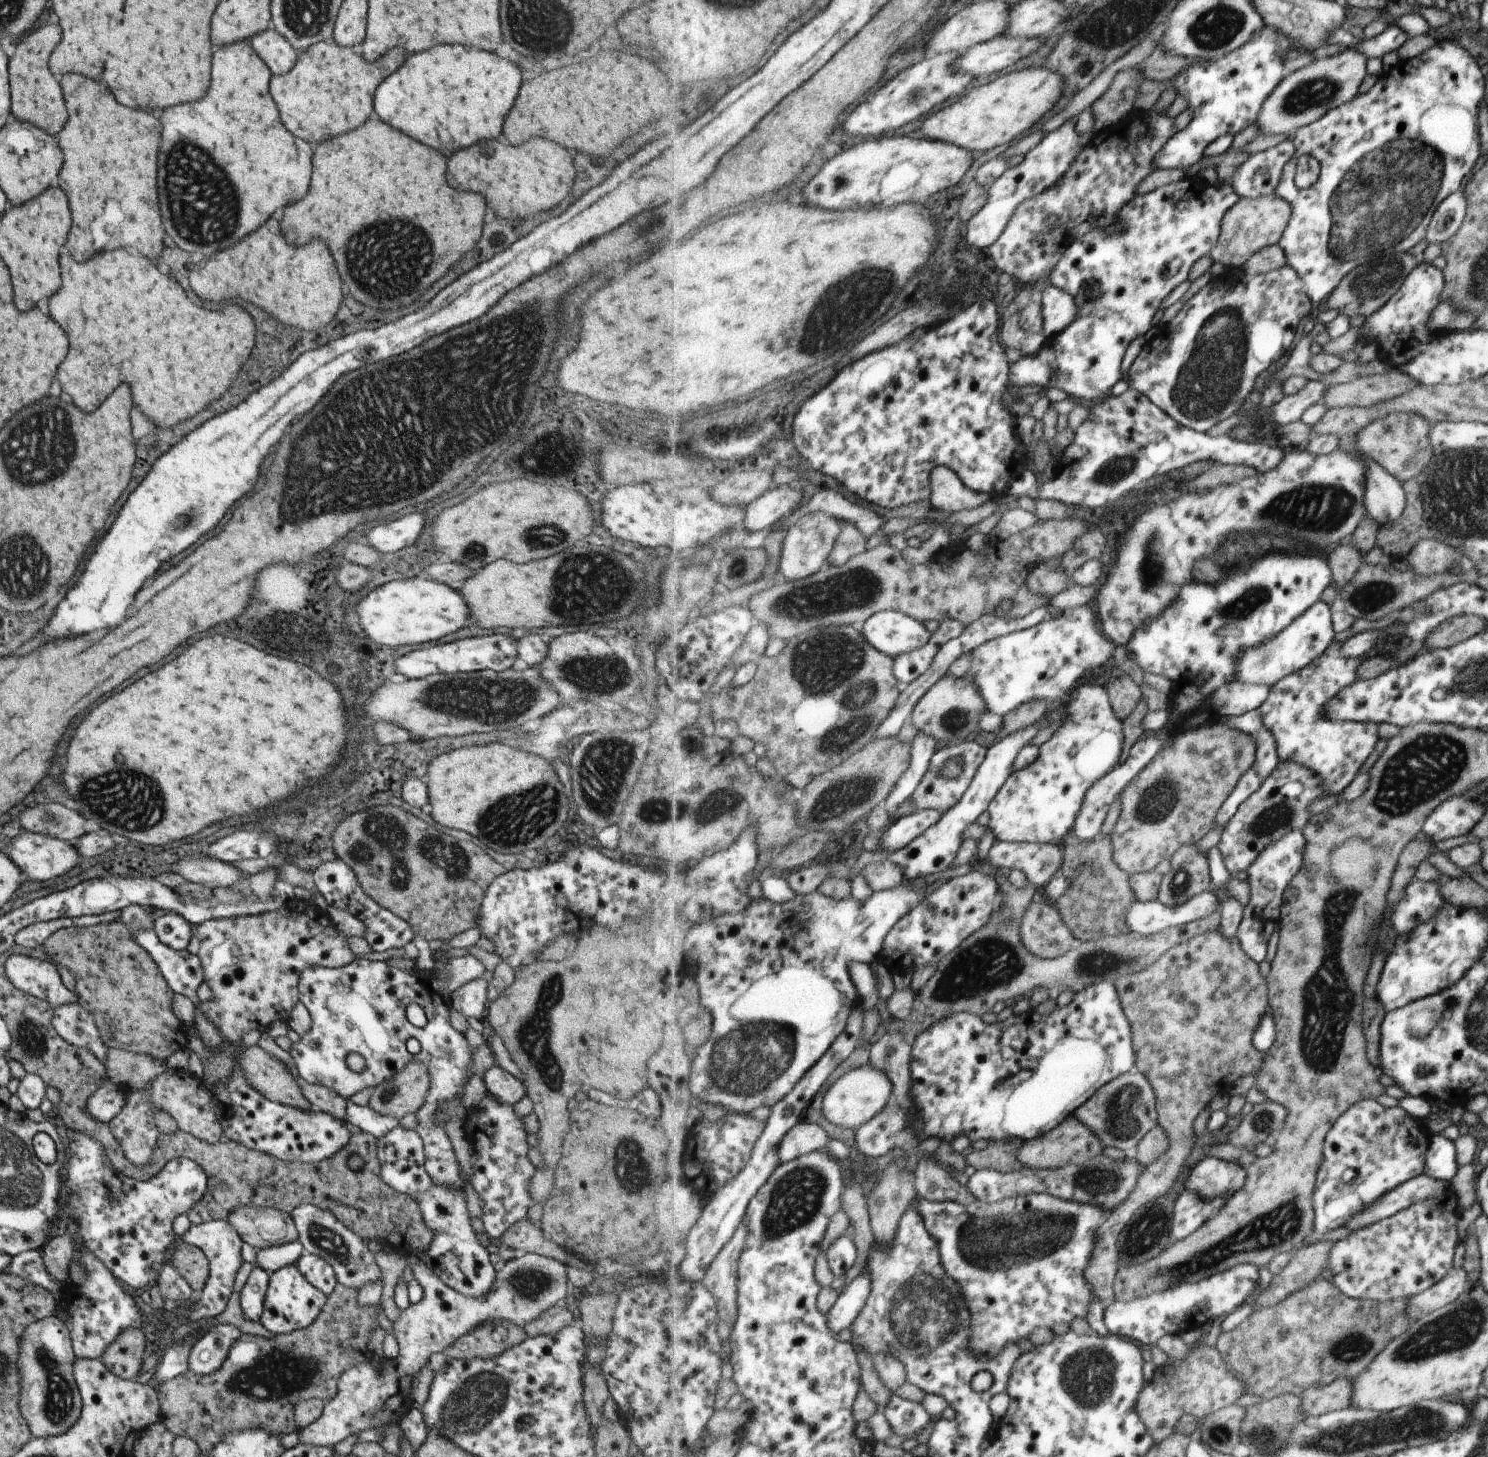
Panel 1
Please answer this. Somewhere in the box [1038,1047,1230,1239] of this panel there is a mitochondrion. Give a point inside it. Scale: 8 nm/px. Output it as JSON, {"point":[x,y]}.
{"point":[1127,1110]}

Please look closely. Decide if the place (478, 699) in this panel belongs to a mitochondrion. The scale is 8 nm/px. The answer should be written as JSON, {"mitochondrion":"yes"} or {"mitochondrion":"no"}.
{"mitochondrion":"yes"}

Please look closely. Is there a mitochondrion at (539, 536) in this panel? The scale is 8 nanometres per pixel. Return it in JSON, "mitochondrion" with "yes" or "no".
{"mitochondrion":"yes"}

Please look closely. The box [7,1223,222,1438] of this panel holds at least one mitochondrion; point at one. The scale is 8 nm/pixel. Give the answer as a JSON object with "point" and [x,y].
{"point":[58,1404]}

